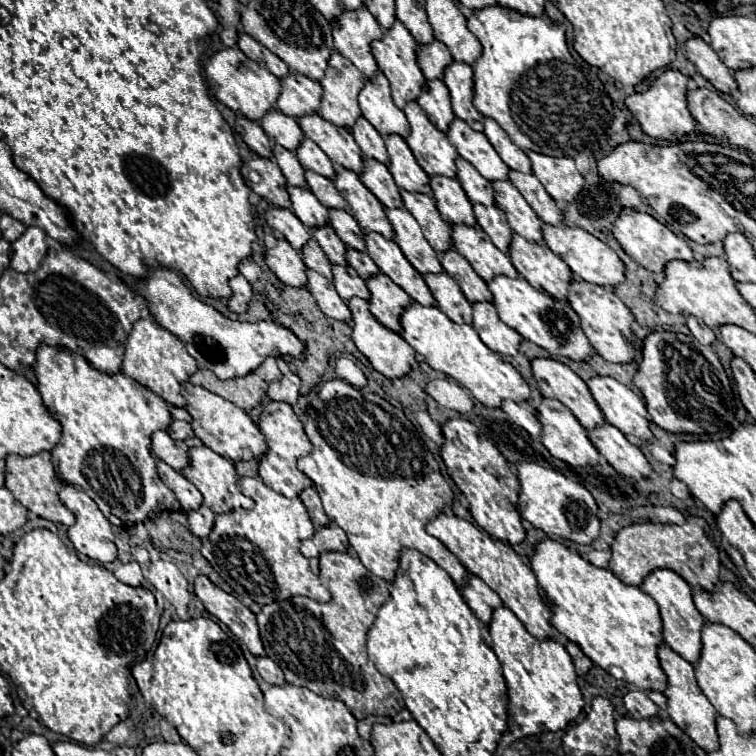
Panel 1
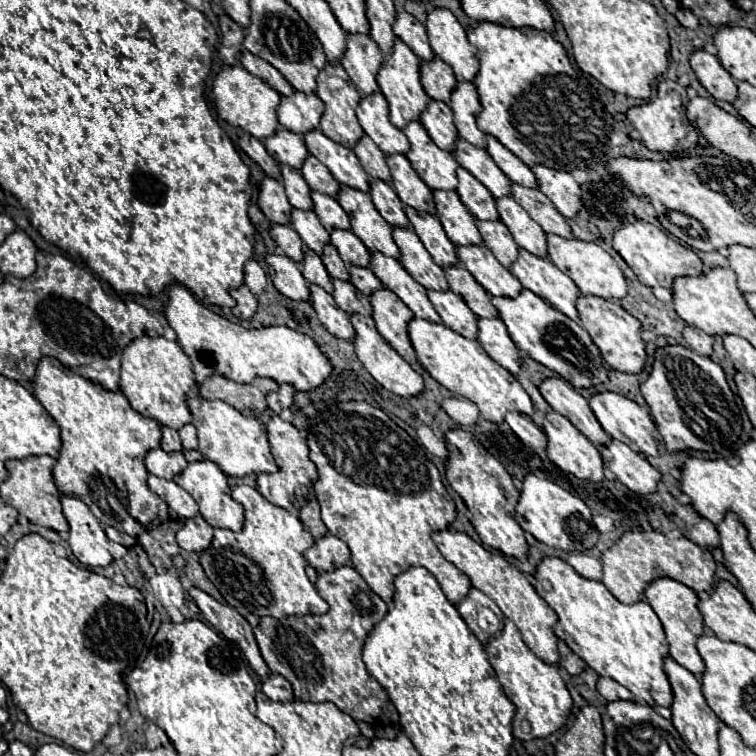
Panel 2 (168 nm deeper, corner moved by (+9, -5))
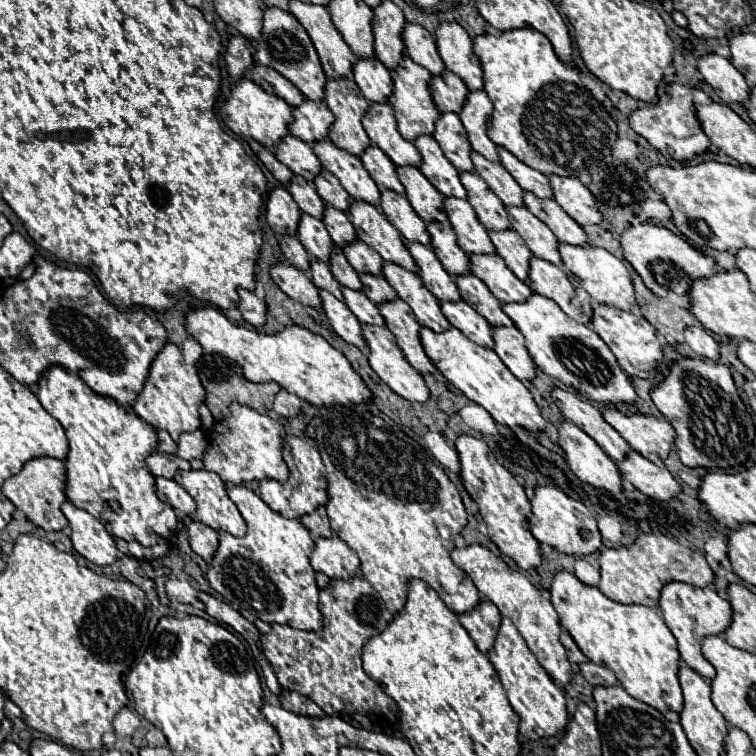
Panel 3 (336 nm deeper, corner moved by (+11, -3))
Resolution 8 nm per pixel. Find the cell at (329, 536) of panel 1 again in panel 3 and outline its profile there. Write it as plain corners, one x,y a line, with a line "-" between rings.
338,536
318,538
310,554
310,564
316,572
332,580
350,580
360,570
358,554

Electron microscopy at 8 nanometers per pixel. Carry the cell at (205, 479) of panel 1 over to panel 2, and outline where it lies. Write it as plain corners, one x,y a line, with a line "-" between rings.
198,460
198,462
190,462
188,468
182,474
174,476
174,482
178,482
178,486
182,486
196,502
200,508
200,514
204,516
204,520
214,526
214,528
228,528
234,532
242,530
244,524
244,508
230,496
230,486
228,486
228,478
226,474
218,468
218,464
210,462
210,460

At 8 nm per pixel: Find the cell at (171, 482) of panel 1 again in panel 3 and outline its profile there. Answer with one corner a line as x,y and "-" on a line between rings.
156,478
156,488
158,488
158,498
170,504
174,510
180,510
184,514
194,514
196,512
196,502
194,498
174,480
168,478

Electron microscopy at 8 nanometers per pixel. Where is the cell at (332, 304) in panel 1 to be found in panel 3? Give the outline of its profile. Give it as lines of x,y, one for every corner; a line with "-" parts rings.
320,290
320,298
322,298
322,308
324,308
334,332
348,344
364,348
366,340
362,336
362,324
356,320
356,316
350,312
350,308
326,290

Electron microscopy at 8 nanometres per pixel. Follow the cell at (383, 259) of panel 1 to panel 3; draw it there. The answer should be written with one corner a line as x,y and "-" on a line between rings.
386,262
384,264
384,278
388,284
398,292
398,296
414,310
418,322
434,332
446,332
450,328
450,322
440,310
440,302
432,292
424,286
418,274
412,274
404,270
398,264

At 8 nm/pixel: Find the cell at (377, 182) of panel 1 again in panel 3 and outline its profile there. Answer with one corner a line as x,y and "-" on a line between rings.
382,188
380,194
382,194
380,208
386,214
386,218
390,220
390,224
396,226
408,242
420,242
424,246
430,246
432,238
428,236
426,222
414,212
408,198
402,194
396,194
388,188

